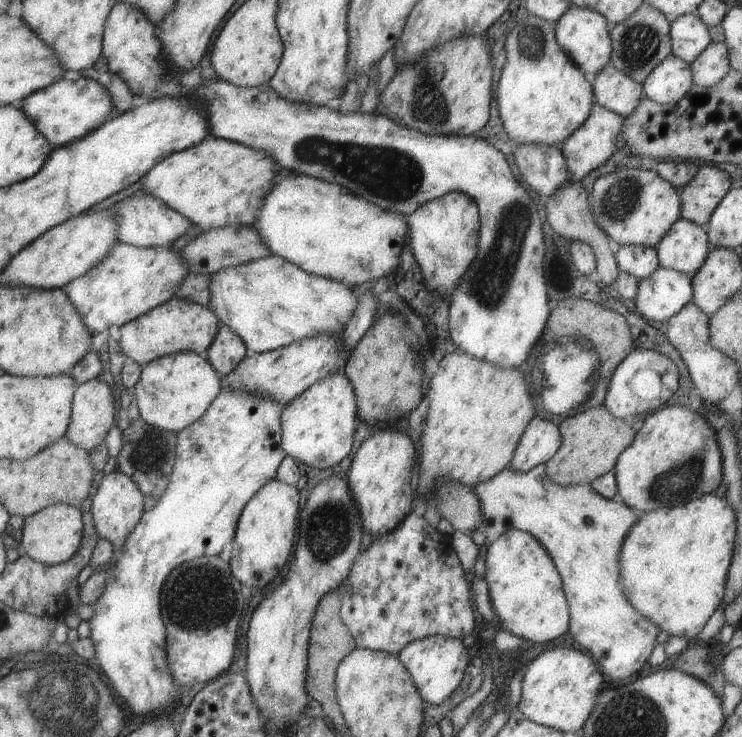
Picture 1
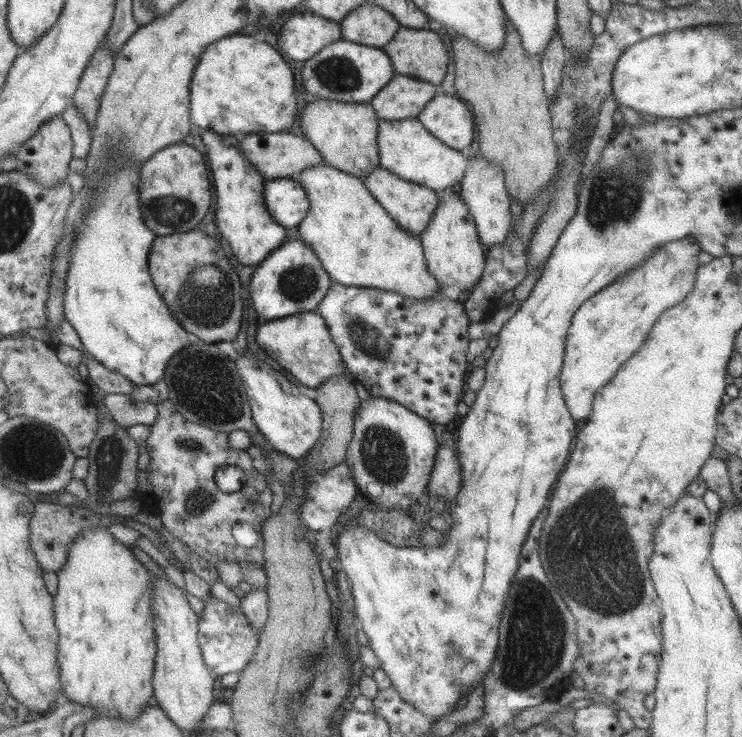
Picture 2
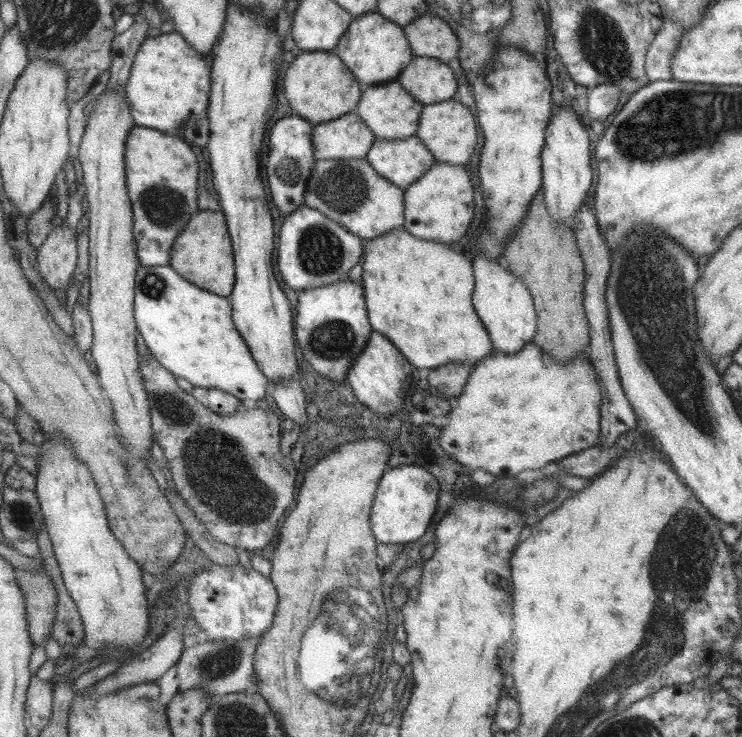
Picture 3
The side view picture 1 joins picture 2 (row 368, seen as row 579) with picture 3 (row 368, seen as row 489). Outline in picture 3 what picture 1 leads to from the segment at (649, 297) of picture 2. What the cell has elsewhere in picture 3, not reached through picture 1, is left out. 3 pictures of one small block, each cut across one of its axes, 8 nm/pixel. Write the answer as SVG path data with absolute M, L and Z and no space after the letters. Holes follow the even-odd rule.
M533 342L525 344L523 348L519 348L519 352L513 352L511 354L505 354L493 349L487 356L483 356L483 358L473 366L469 377L467 377L467 382L465 386L463 386L463 390L454 401L451 401L449 414L447 415L448 421L438 434L438 443L446 456L449 456L453 462L457 462L457 464L469 468L469 470L481 468L481 470L489 472L489 474L492 474L496 478L499 478L499 476L516 476L519 472L523 472L523 470L543 468L545 464L556 462L561 458L565 458L565 456L569 456L569 454L573 454L573 452L579 452L579 450L583 450L583 448L589 448L599 443L601 401L599 382L597 382L595 370L593 370L593 366L591 366L591 362L586 356L575 356L575 358L571 358L571 362L561 364L561 362L555 362L549 354L545 354L545 352L543 352L539 346L535 346Z

